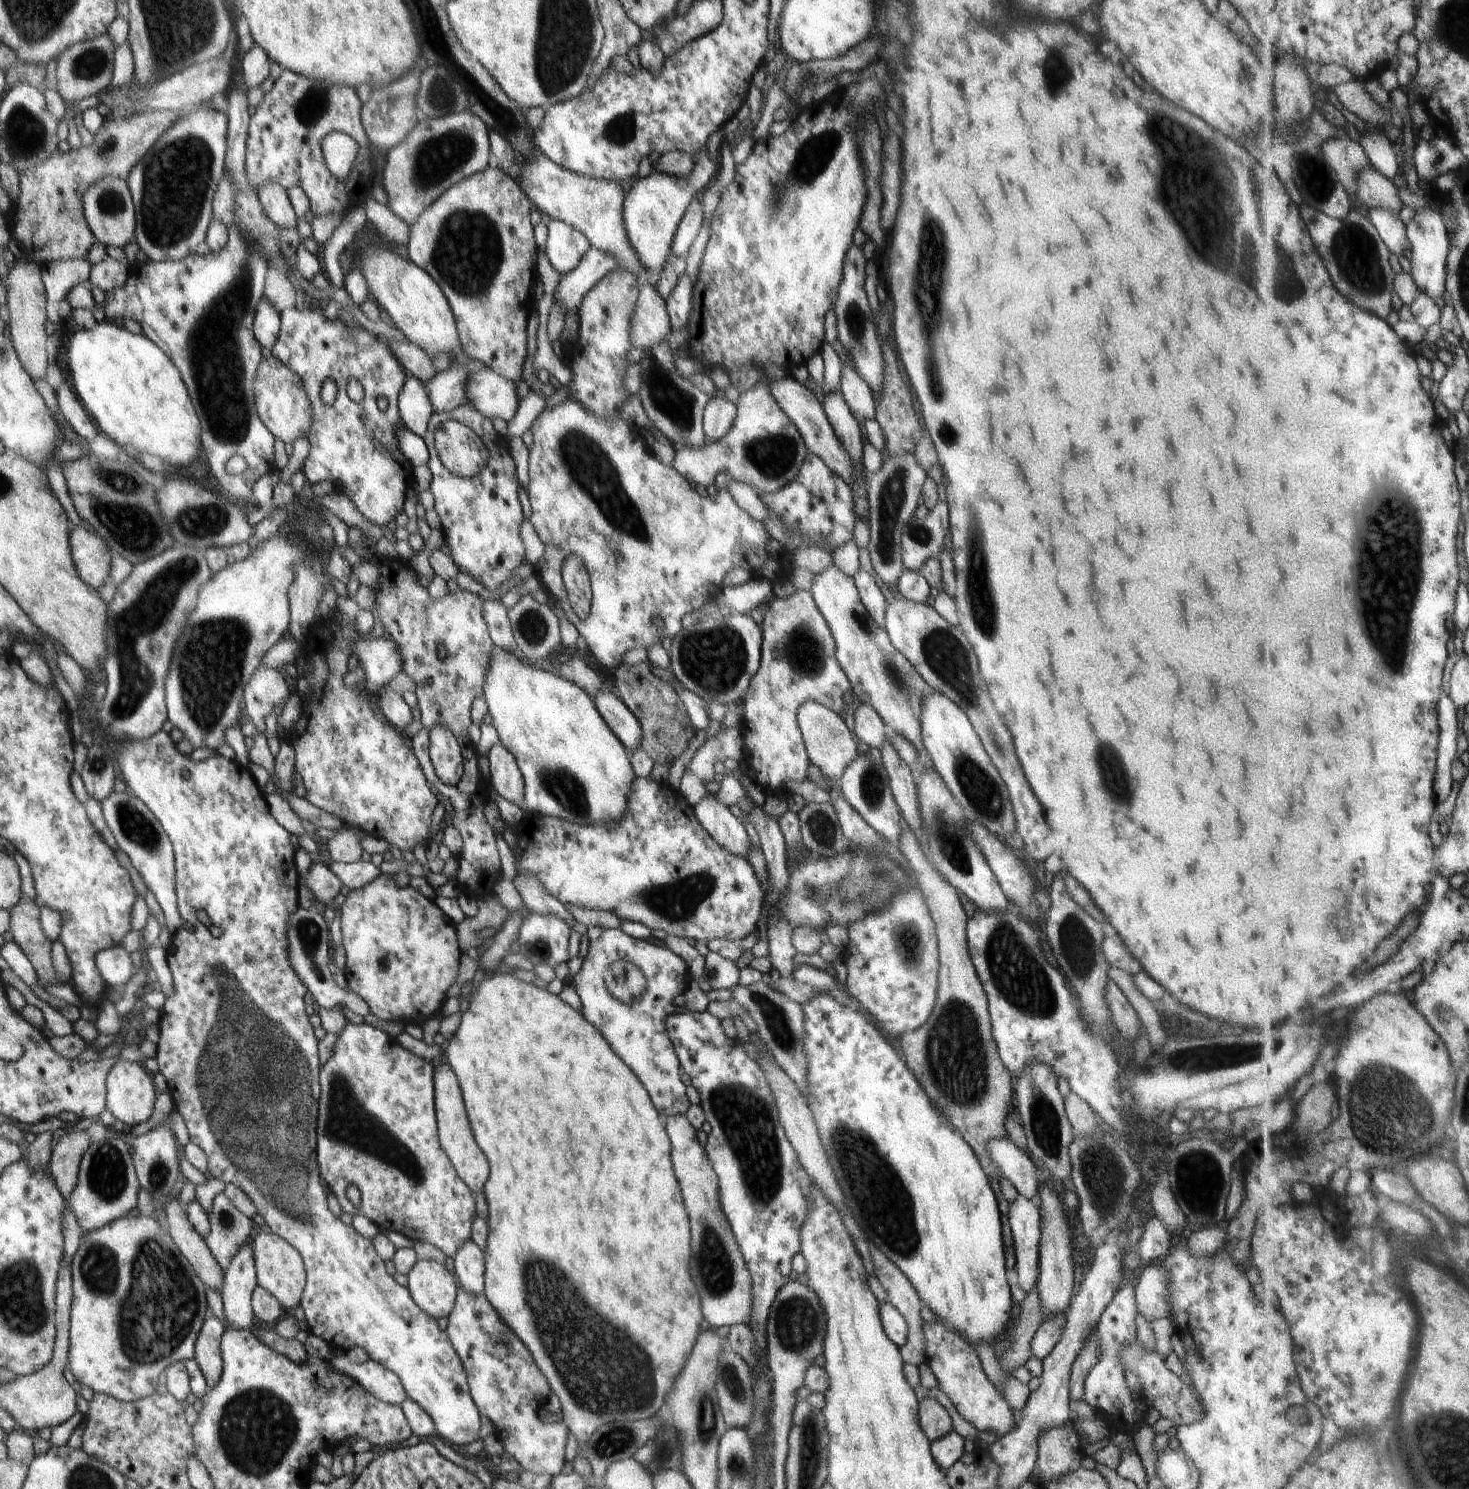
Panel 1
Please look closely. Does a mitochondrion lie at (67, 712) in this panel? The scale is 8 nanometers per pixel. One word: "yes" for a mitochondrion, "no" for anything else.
no

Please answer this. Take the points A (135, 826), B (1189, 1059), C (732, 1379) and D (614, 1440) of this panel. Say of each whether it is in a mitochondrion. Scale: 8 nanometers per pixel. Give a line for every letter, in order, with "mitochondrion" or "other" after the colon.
A: mitochondrion
B: mitochondrion
C: mitochondrion
D: mitochondrion

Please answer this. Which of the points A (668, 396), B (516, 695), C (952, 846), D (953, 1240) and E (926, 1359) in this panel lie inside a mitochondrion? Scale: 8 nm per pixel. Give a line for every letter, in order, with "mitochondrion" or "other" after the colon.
A: mitochondrion
B: other
C: mitochondrion
D: other
E: other

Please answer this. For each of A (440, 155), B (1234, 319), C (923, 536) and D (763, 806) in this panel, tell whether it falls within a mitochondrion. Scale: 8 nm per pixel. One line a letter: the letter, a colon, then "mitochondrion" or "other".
A: mitochondrion
B: other
C: mitochondrion
D: other

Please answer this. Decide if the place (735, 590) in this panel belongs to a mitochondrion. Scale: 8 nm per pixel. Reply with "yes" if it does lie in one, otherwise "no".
no

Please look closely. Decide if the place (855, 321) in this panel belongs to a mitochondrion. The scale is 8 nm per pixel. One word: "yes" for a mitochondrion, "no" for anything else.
yes

